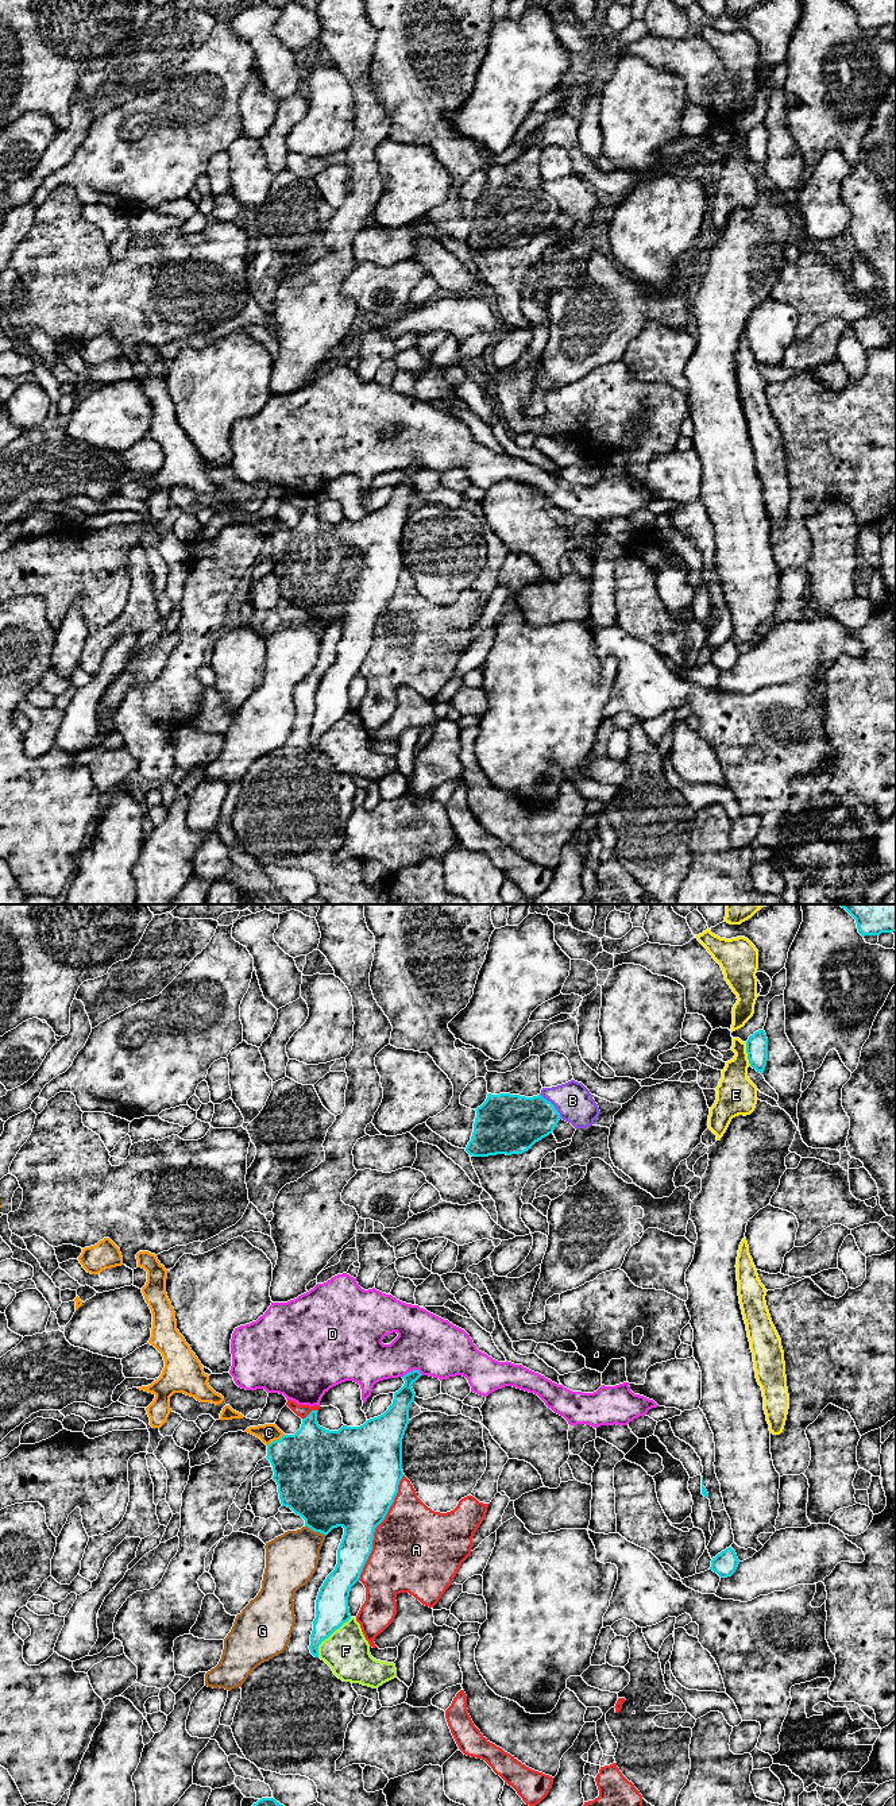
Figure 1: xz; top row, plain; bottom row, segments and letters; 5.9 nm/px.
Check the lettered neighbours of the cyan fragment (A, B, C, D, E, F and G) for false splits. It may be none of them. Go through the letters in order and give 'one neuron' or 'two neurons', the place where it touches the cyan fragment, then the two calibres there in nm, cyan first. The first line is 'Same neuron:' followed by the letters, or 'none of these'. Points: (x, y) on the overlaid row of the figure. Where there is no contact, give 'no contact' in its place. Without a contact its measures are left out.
Same neuron: C
A: two neurons | xz (377, 1525) | 460/480 nm
B: two neurons | xz (553, 1106) | 320/220 nm
C: one neuron | xz (275, 1440) | 420/110 nm
D: two neurons | xz (413, 1370) | 110/340 nm
E: two neurons | xz (748, 1054) | 130/240 nm
F: two neurons | xz (329, 1635) | 200/280 nm
G: two neurons | xz (316, 1531) | 440/320 nm

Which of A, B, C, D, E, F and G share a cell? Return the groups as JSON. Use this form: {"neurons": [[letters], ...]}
{"neurons": [["A"], ["B"], ["C"], ["D"], ["E"], ["F"], ["G"]]}

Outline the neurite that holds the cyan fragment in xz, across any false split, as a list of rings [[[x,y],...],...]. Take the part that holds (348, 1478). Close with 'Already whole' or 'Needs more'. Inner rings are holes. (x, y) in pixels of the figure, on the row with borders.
[[[413,1370],[405,1374],[403,1386],[394,1393],[393,1404],[389,1409],[374,1419],[367,1420],[360,1427],[343,1425],[339,1431],[329,1431],[318,1425],[317,1412],[312,1411],[302,1419],[301,1428],[294,1435],[285,1435],[275,1424],[250,1427],[248,1432],[259,1438],[267,1446],[267,1459],[273,1466],[273,1479],[278,1485],[282,1506],[290,1508],[305,1520],[305,1527],[314,1532],[328,1535],[333,1528],[343,1527],[344,1535],[337,1550],[337,1564],[320,1587],[316,1599],[316,1618],[310,1635],[310,1653],[318,1658],[318,1645],[336,1629],[351,1618],[348,1597],[351,1587],[359,1581],[363,1567],[372,1551],[375,1528],[385,1520],[402,1479],[402,1439],[409,1424],[409,1406],[414,1402],[416,1393],[412,1385],[422,1374]]]. Needs more

